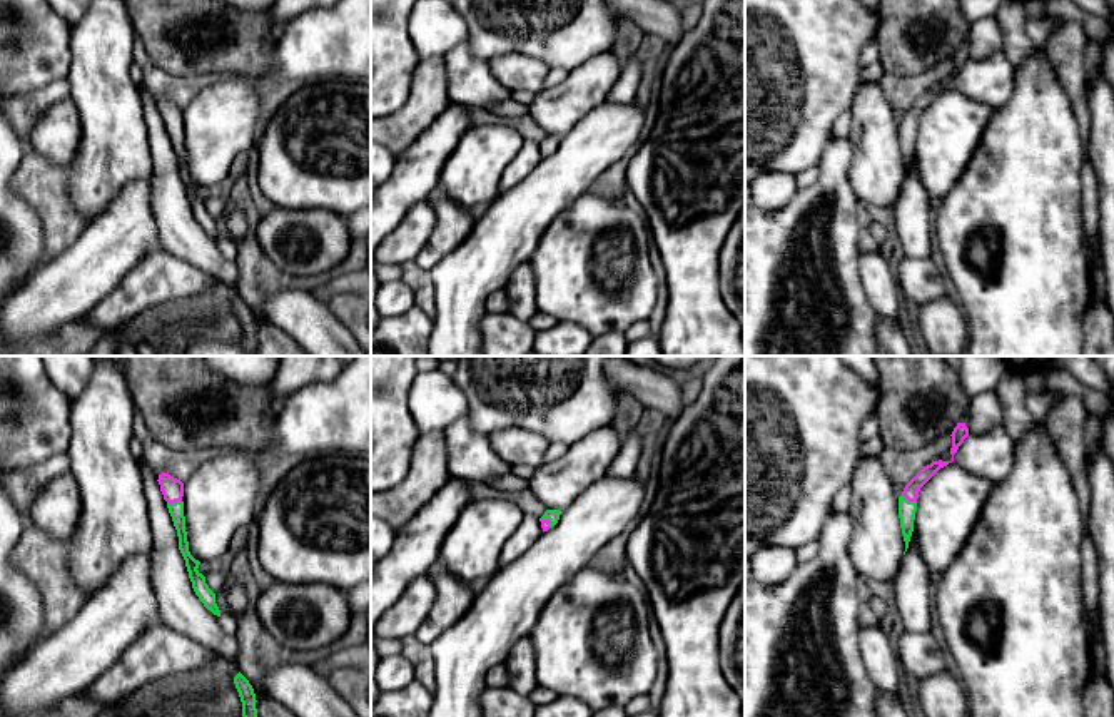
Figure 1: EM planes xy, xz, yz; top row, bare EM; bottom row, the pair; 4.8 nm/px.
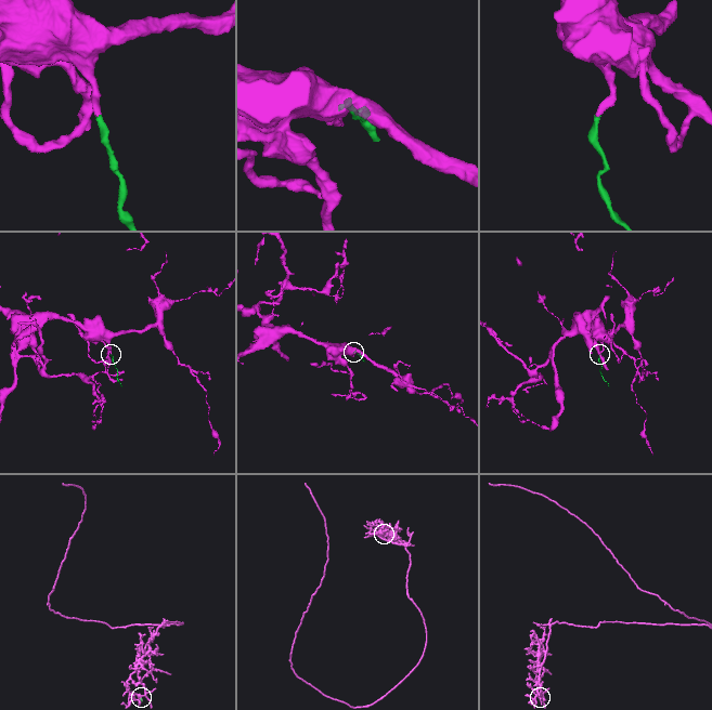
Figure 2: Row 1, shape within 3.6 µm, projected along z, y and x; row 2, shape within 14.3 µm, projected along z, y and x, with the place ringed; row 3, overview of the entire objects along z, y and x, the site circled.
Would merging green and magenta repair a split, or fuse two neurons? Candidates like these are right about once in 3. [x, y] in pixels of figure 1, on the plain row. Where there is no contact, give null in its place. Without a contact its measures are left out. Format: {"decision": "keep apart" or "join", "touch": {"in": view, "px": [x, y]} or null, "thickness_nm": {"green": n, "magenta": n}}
{"decision": "join", "touch": {"in": "yz", "px": [907, 126]}, "thickness_nm": {"green": 80, "magenta": 80}}

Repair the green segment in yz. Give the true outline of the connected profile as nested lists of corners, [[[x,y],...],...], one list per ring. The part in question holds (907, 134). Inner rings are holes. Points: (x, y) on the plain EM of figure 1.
[[[932,87],[930,90],[924,92],[904,114],[902,120],[899,122],[899,144],[900,154],[905,167],[905,177],[909,174],[909,167],[914,157],[914,145],[917,137],[917,124],[920,114],[944,92],[952,87]]]

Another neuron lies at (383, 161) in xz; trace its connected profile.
[[[371,142],[371,181],[386,182],[396,165],[396,155],[384,145]]]

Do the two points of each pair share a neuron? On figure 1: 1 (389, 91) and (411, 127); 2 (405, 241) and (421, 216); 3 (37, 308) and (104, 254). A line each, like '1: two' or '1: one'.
1: two
2: one
3: one

